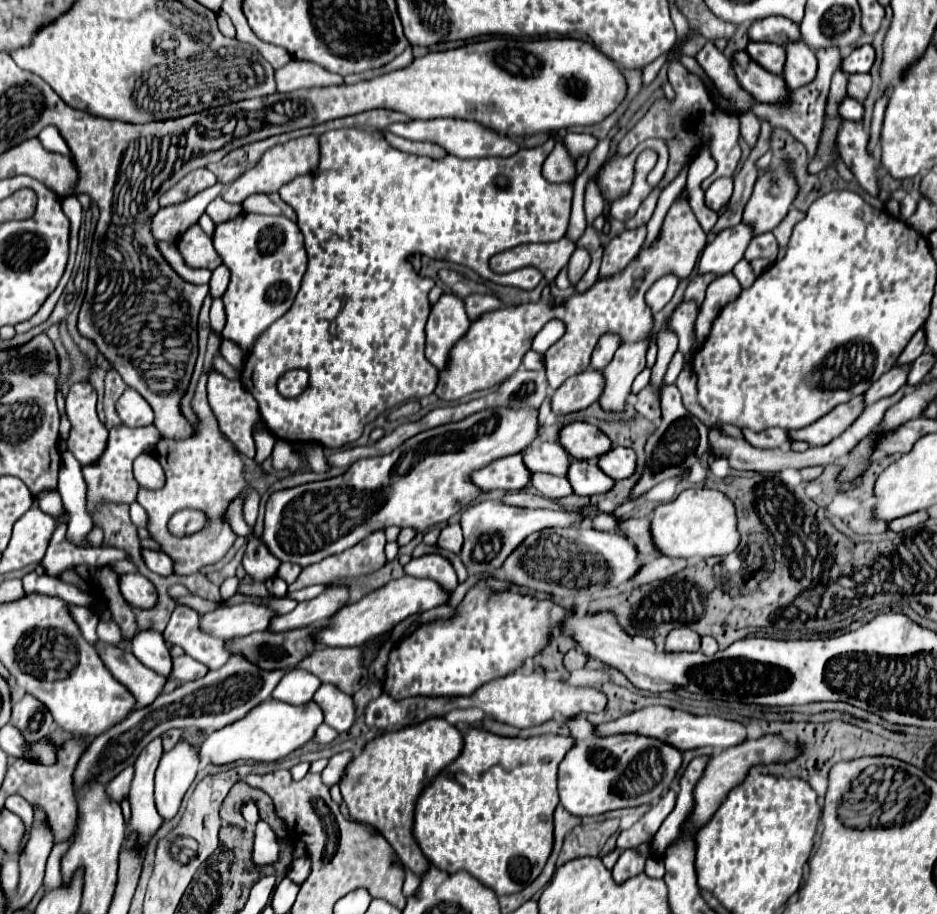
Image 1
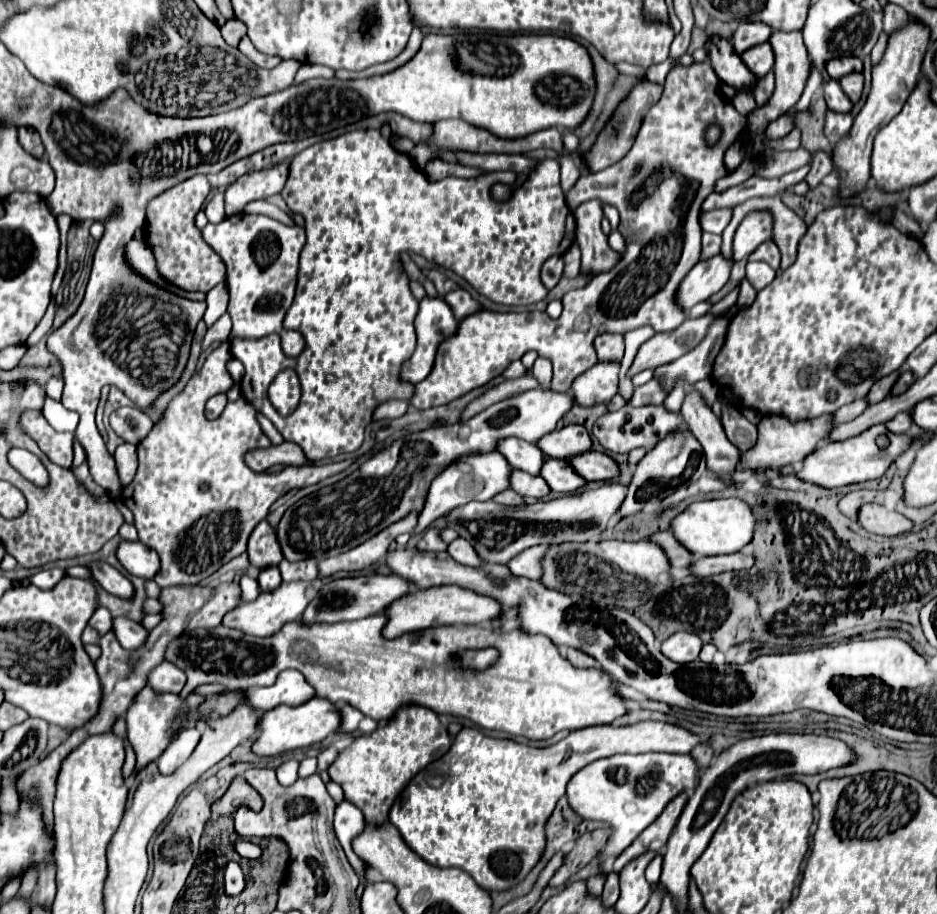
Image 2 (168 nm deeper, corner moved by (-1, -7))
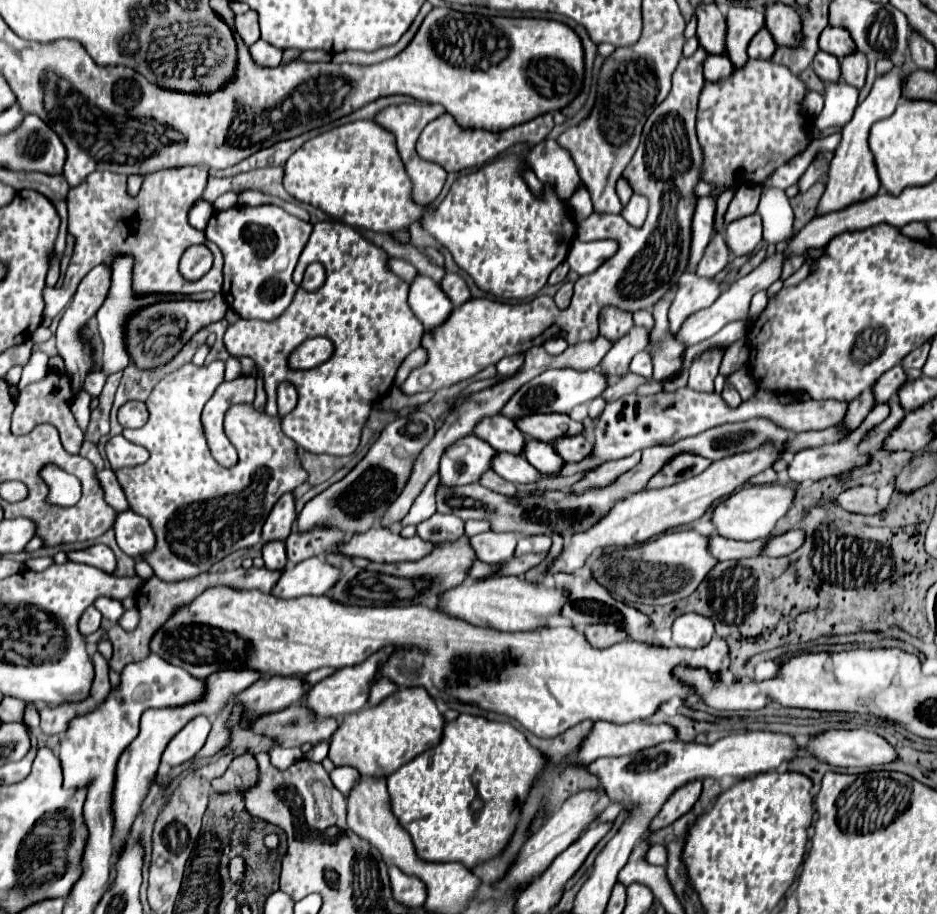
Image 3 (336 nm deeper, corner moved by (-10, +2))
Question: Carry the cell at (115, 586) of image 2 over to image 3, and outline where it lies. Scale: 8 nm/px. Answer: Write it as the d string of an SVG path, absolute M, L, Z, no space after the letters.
M95 544L85 550L67 552L67 558L71 562L79 562L79 564L87 564L87 566L95 566L99 570L105 570L107 574L111 574L115 570L115 556L113 556L111 548L105 544Z

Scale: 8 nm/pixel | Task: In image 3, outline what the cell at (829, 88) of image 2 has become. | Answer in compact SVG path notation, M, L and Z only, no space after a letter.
M819 50L819 54L813 58L813 68L815 74L823 80L823 82L837 82L839 80L839 60L833 54L827 54L823 50Z

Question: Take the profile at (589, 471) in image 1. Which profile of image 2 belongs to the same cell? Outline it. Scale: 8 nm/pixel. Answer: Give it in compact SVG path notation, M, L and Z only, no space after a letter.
M548 457L540 475L546 479L550 489L558 493L576 493L586 485L586 479L580 479L580 475L572 471L572 465L562 459Z

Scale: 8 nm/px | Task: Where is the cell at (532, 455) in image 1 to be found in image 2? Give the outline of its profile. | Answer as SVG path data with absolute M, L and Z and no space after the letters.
M516 437L502 439L498 443L498 451L506 457L506 461L514 469L526 471L530 475L540 475L540 465L544 465L544 459L546 459L540 447L532 443L524 443L522 439L516 439Z

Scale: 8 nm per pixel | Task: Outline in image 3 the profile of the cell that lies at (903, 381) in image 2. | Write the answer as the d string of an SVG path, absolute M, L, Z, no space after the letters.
M893 366L893 370L887 370L885 374L881 374L881 378L873 384L873 396L875 396L875 402L881 404L881 402L889 402L889 398L893 394L897 394L897 390L905 384L907 376L903 372L901 366Z

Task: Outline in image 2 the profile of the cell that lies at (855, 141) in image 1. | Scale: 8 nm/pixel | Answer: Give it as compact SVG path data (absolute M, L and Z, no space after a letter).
M828 111L824 133L832 145L836 145L840 139L844 139L844 135L848 135L850 129L852 129L852 115L850 113Z

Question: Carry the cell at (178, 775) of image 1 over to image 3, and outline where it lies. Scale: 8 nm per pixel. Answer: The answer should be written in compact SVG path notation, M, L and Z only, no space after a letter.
M197 716L191 718L169 742L169 746L165 748L161 762L163 766L181 766L183 762L191 760L197 750L201 750L201 746L205 744L205 738L209 736L211 730L211 722L207 716Z

